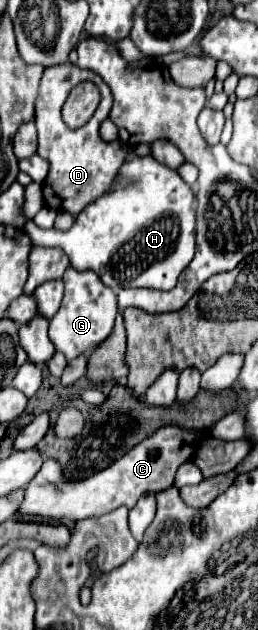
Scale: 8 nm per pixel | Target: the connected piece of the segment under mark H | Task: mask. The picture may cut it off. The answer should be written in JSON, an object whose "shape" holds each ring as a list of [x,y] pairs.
{"shape":[[[151,157],[125,161],[121,181],[125,185],[91,203],[69,231],[41,229],[33,221],[27,221],[23,231],[39,247],[61,249],[77,271],[95,271],[113,291],[125,287],[169,291],[195,253],[195,193],[177,171]]]}

